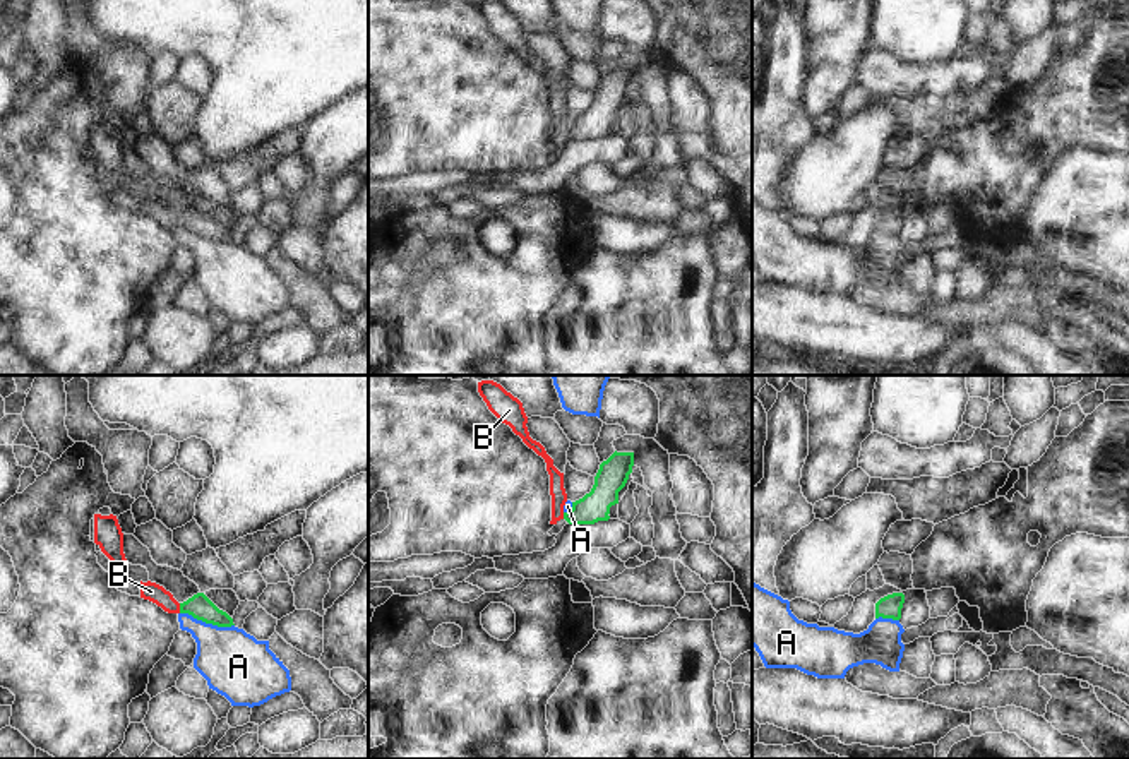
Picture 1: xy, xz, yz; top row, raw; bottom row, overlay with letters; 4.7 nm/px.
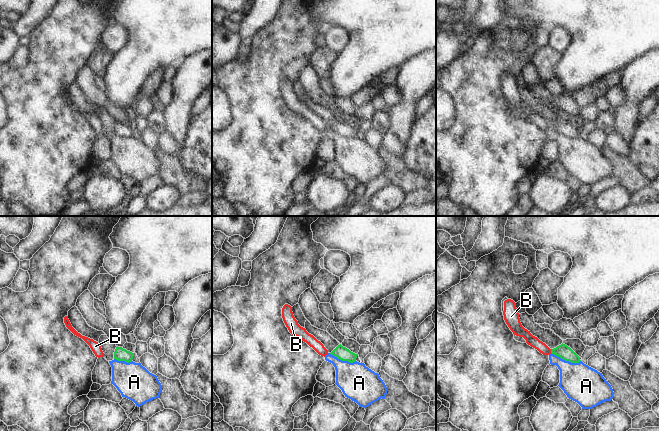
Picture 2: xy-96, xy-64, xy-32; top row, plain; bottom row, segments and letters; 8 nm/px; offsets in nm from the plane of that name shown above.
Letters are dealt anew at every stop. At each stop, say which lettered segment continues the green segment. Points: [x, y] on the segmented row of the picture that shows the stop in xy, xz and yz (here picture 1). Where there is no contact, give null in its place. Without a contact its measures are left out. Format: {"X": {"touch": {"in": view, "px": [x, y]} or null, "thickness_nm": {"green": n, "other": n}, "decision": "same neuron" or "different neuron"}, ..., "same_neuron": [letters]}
{"A": {"touch": {"in": "xy", "px": [208, 622]}, "thickness_nm": {"green": 110, "other": 300}, "decision": "different neuron"}, "B": {"touch": {"in": "xy", "px": [180, 609]}, "thickness_nm": {"green": 110, "other": 90}, "decision": "different neuron"}, "same_neuron": []}

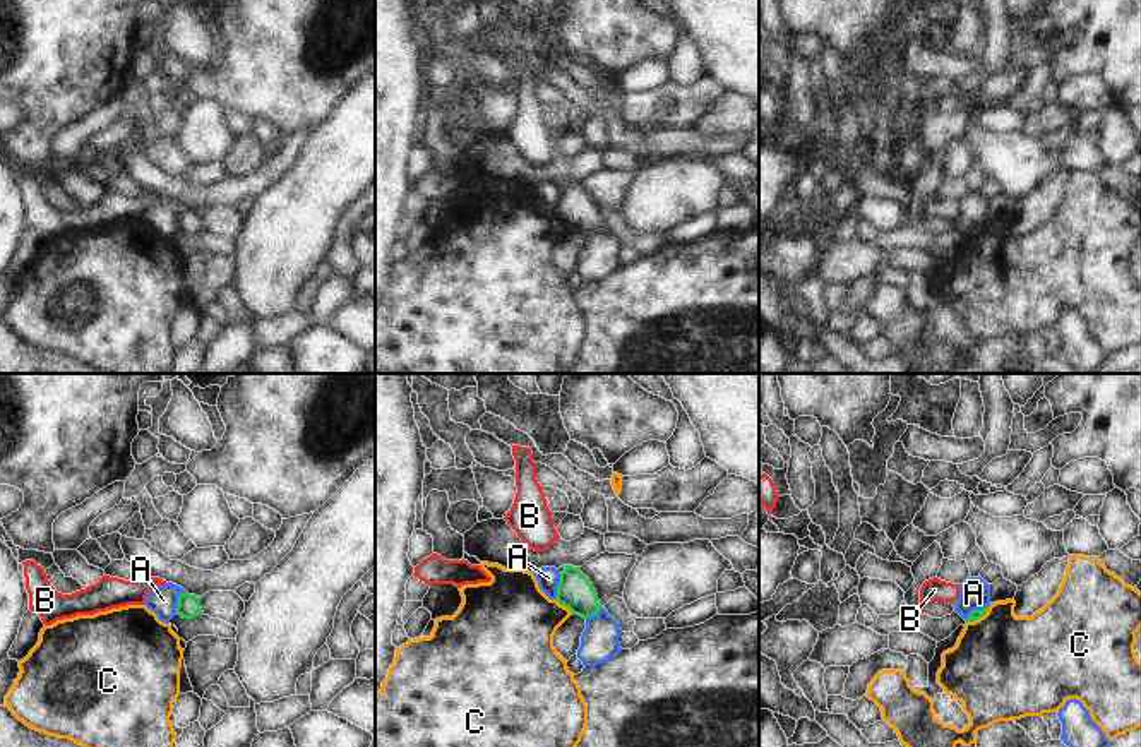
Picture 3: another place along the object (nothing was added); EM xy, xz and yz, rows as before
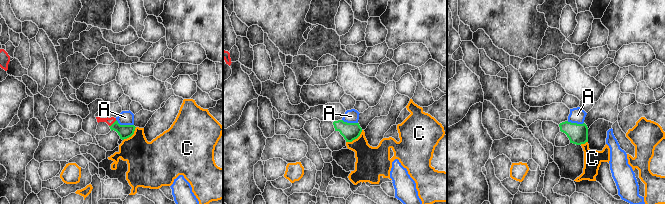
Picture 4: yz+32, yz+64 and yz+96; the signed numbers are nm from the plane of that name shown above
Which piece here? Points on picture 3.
{"A": {"touch": {"in": "xz", "px": [559, 586]}, "thickness_nm": {"green": 160, "other": 110}, "decision": "different neuron"}, "B": {"touch": {"in": "yz", "px": [955, 602]}, "thickness_nm": {"green": 20, "other": 110}, "decision": "same neuron"}, "C": {"touch": {"in": "xz", "px": [564, 605]}, "thickness_nm": {"green": 160, "other": 380}, "decision": "different neuron"}, "same_neuron": ["B"]}

